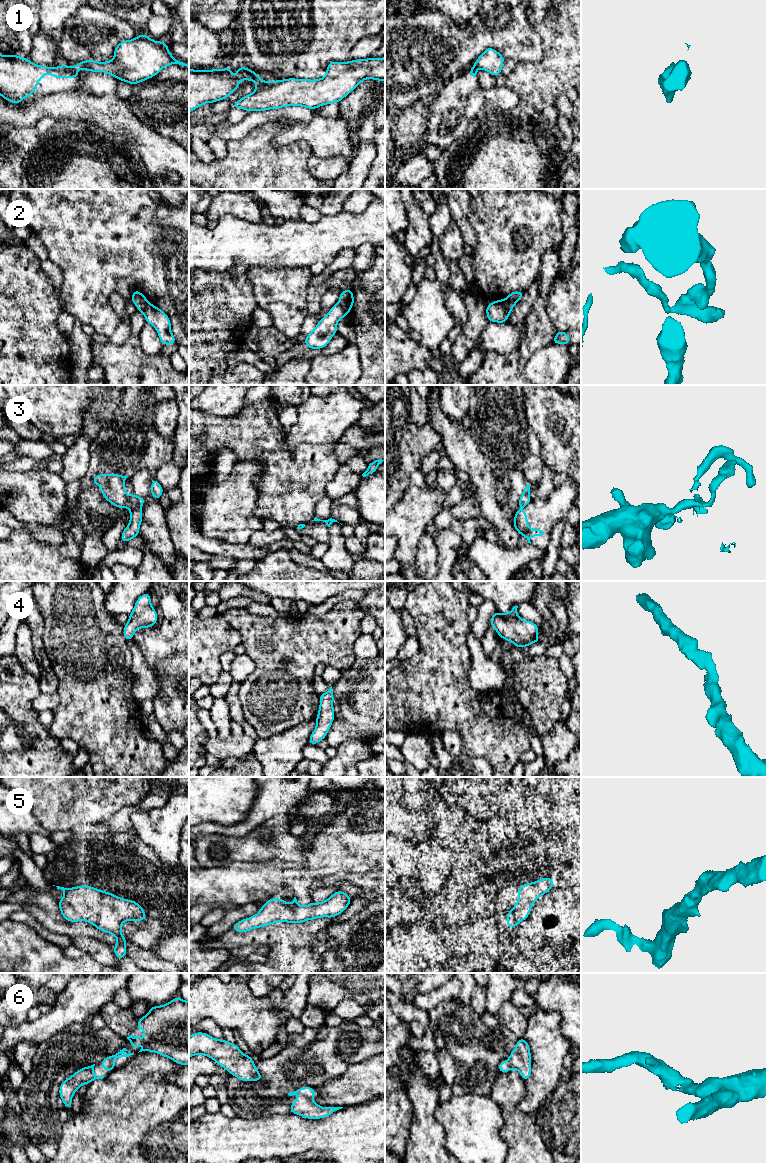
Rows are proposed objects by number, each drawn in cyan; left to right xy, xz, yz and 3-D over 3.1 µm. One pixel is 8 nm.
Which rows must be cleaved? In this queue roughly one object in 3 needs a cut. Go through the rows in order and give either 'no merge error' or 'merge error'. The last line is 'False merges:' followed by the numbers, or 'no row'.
1: merge error
2: merge error
3: merge error
4: no merge error
5: no merge error
6: no merge error
False merges: 1, 2, 3

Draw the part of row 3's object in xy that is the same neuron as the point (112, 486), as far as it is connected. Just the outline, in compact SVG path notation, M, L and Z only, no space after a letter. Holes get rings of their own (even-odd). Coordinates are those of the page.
M98 474L91 484L98 484L104 498L116 508L141 508L144 497L138 497L134 492L128 496L125 491L125 480L128 476L120 474Z

